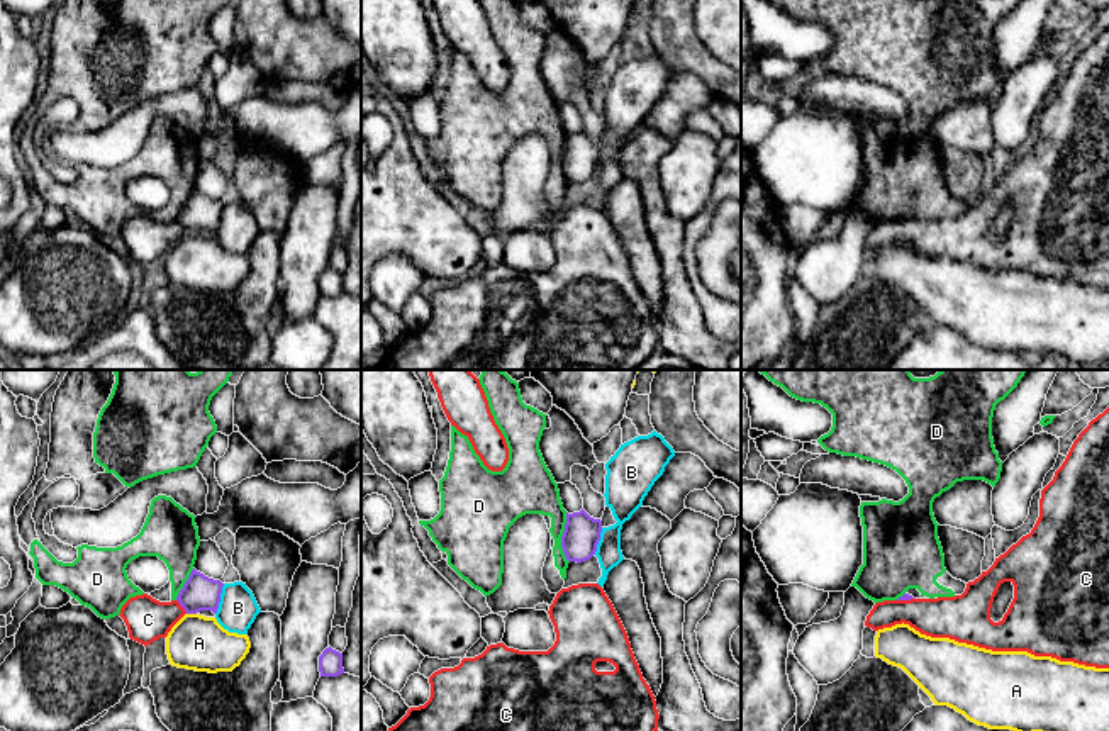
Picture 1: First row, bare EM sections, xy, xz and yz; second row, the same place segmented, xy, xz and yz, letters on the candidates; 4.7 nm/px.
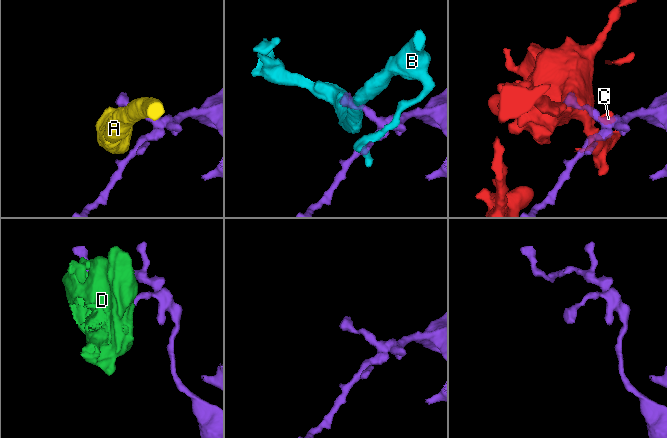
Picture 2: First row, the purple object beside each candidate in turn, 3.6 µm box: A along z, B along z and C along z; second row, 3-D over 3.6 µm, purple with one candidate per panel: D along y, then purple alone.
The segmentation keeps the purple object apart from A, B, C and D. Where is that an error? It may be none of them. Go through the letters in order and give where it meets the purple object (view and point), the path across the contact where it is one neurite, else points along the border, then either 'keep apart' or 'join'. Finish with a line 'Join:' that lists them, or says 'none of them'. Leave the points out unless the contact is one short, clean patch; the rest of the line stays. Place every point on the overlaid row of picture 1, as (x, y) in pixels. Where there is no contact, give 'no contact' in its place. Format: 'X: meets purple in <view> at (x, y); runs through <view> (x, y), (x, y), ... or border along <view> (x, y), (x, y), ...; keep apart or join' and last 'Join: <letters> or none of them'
A: meets purple in xy at (192, 613); border along xy (187, 613), (195, 614); keep apart
B: meets purple in xy at (219, 599); keep apart
C: meets purple in xy at (180, 604); keep apart
D: meets purple in xz at (562, 538); border along xz (565, 513), (562, 552), (568, 562); keep apart
Join: none of them

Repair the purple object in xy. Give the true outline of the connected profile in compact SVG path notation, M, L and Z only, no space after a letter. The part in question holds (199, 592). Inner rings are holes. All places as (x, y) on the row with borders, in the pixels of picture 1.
M193 568L176 600L187 614L197 614L200 611L212 611L215 614L222 587L224 583L220 580L209 578Z

